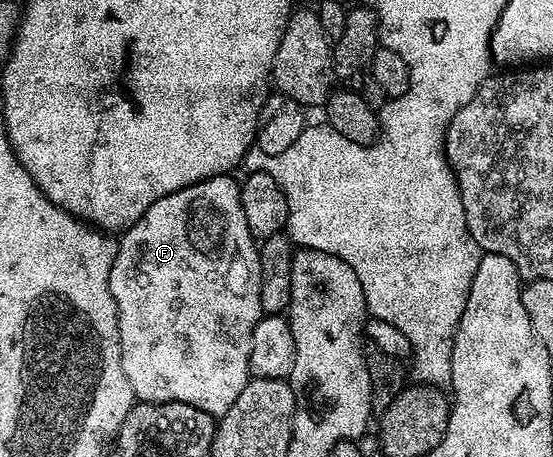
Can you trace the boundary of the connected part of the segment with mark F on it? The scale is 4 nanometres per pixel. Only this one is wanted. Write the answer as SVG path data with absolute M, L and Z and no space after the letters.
M217 174L214 178L191 184L179 192L171 192L171 196L163 196L163 200L155 200L155 204L151 204L151 208L147 208L147 212L143 212L143 216L139 216L139 220L135 220L135 224L120 235L117 255L109 270L109 287L117 305L121 367L131 384L134 399L143 402L186 402L195 408L203 408L203 412L214 416L227 413L231 404L239 400L239 392L243 392L251 377L249 372L251 336L255 332L255 324L263 317L259 242L254 238L251 228L247 228L247 216L243 216L238 179L233 179L229 174Z

